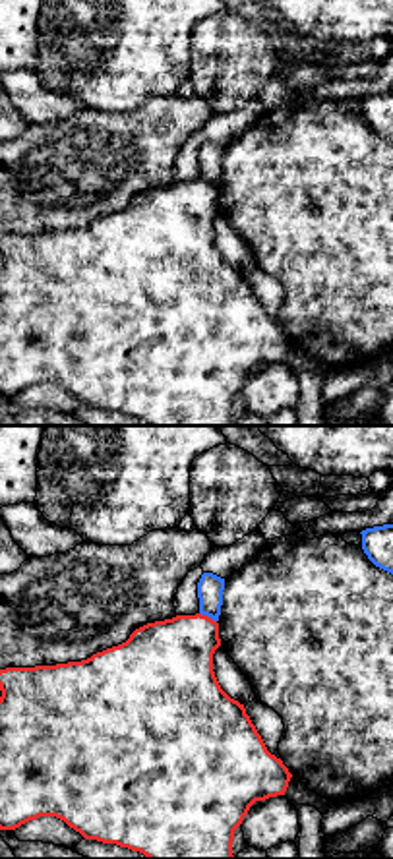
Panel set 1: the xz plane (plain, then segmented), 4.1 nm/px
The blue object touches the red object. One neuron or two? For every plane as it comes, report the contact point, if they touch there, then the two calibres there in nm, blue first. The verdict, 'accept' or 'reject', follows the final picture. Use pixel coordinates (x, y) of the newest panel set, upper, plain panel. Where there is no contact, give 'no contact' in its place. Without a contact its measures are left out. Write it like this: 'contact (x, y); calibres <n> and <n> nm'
contact (208, 182); calibres 110 and 360 nm

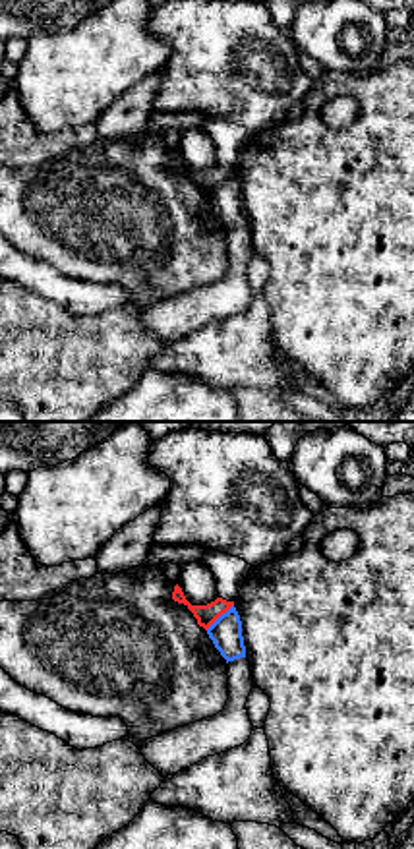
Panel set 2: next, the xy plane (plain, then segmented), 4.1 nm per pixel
contact (221, 182); calibres 130 and 90 nm

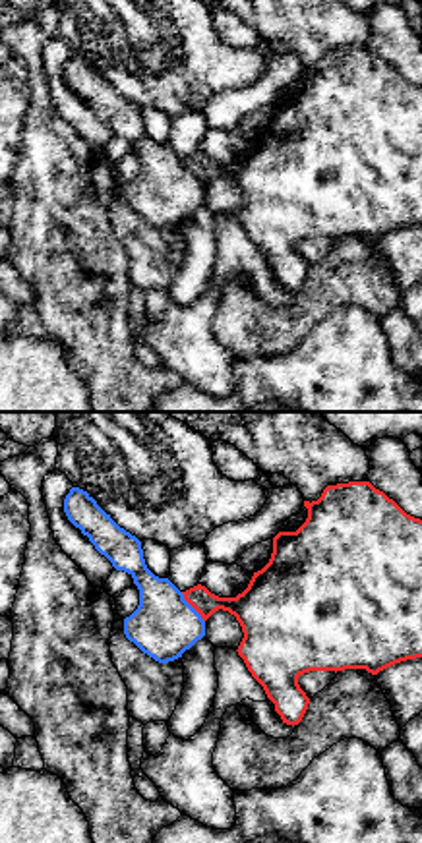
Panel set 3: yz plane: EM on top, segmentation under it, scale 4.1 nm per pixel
contact (192, 174); calibres 280 and 160 nm

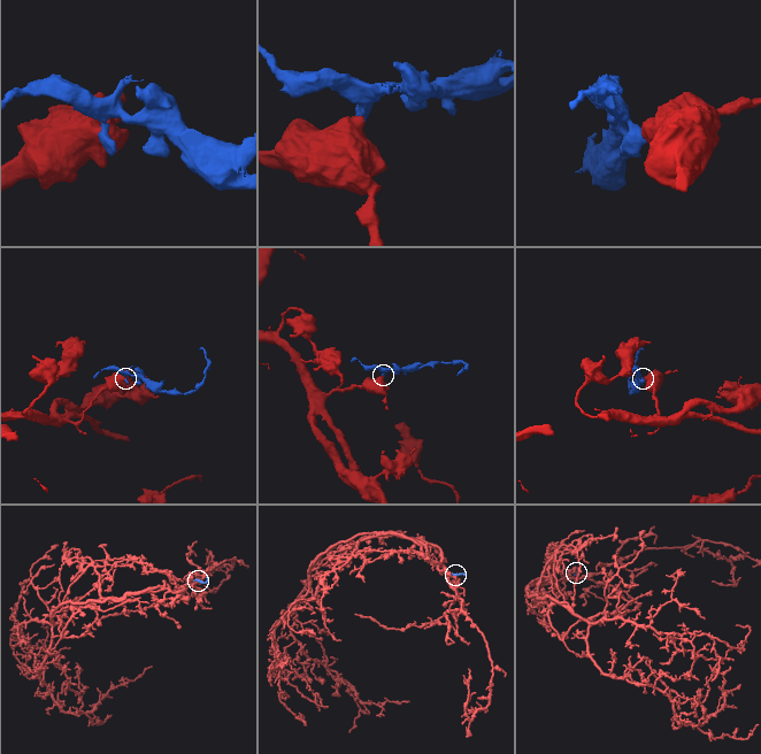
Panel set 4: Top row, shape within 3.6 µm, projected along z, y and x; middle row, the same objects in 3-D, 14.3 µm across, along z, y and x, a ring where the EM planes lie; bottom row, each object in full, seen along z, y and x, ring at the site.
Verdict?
reject

